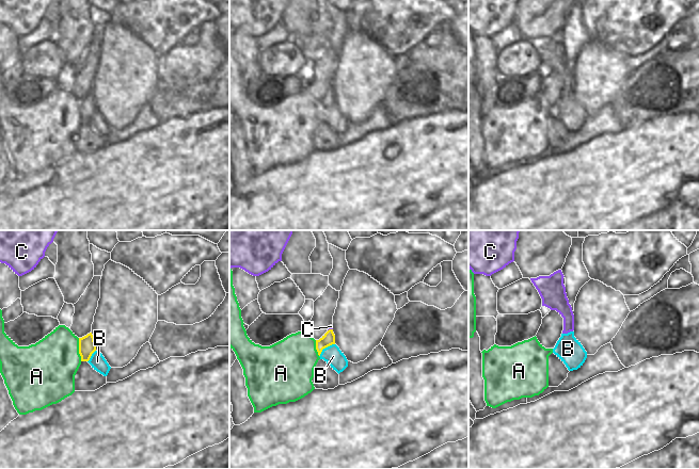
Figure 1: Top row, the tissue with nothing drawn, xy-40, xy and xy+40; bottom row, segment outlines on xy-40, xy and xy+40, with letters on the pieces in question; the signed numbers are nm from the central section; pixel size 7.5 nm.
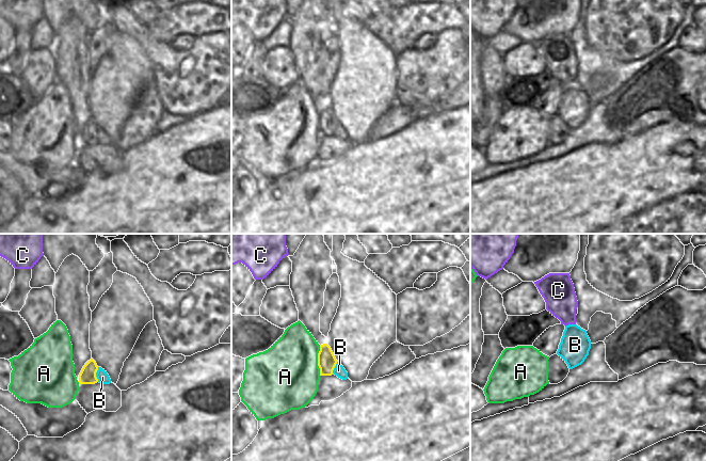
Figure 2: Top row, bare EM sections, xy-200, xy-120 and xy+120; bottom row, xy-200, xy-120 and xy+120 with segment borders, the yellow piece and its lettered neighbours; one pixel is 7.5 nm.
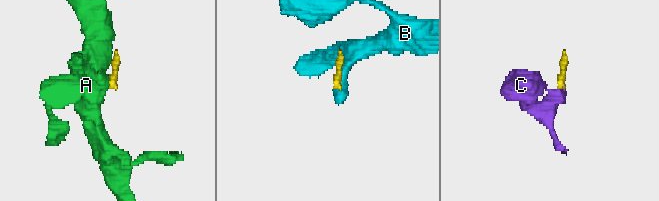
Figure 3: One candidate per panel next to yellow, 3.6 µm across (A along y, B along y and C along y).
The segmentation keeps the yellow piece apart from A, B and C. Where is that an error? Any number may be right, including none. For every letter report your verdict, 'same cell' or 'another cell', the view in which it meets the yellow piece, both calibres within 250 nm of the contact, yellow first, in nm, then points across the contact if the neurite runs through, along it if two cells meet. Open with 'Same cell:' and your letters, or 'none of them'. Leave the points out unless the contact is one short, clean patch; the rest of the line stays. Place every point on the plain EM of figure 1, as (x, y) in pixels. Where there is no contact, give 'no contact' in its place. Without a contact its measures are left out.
Same cell: C
A: another cell; contact in xy-40; calibres 130 and 400 nm; border xy-40 (78, 99), (78, 114), (81, 122)
B: another cell; contact in xy; calibres 90 and 140 nm
C: same cell; contact in xy; calibres 90 and 30 nm; way xy (329, 99), (330, 91), (331, 87)

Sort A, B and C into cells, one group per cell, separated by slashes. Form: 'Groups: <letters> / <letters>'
Groups: A / B / C

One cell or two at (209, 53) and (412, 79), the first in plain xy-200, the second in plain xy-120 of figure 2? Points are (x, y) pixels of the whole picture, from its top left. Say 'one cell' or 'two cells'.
one cell

